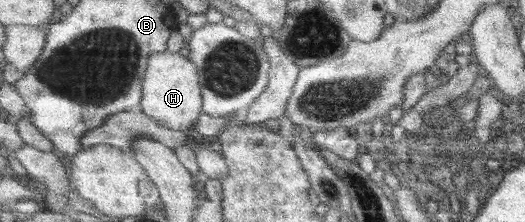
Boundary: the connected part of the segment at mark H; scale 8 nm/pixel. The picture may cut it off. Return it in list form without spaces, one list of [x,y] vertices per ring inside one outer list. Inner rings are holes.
[[[169,51],[152,54],[142,90],[140,109],[166,128],[188,133],[194,129],[198,116],[203,113],[201,76],[196,64],[186,55]]]

